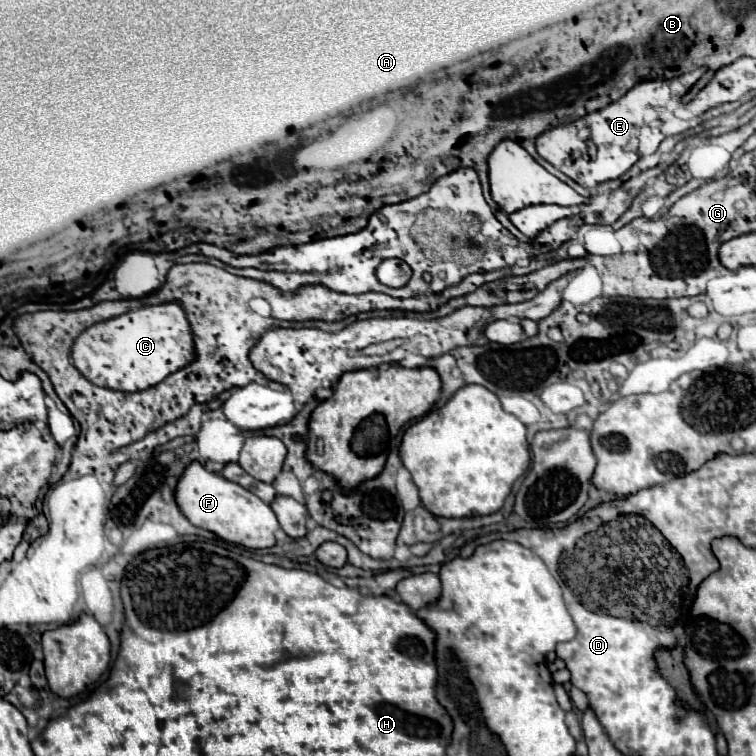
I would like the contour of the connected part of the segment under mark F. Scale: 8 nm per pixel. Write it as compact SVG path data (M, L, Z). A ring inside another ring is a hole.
M191 462L187 466L183 478L179 480L175 498L181 512L191 524L211 530L227 542L241 544L245 548L271 548L275 544L275 532L279 530L279 522L271 506L243 486L229 482L221 474L205 470L199 462Z

